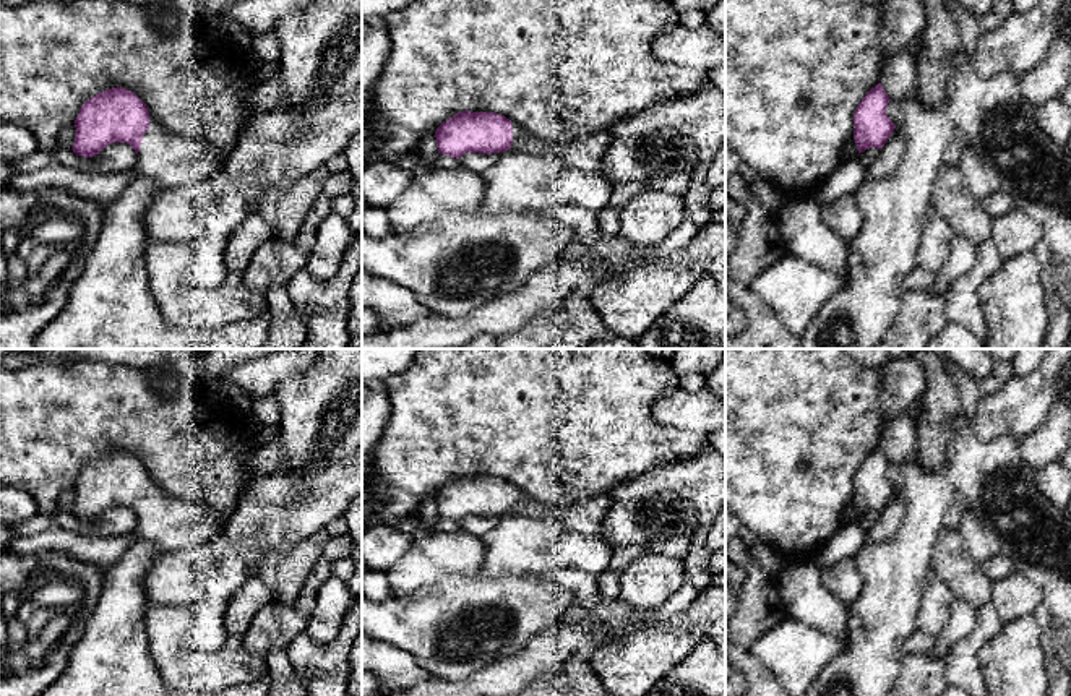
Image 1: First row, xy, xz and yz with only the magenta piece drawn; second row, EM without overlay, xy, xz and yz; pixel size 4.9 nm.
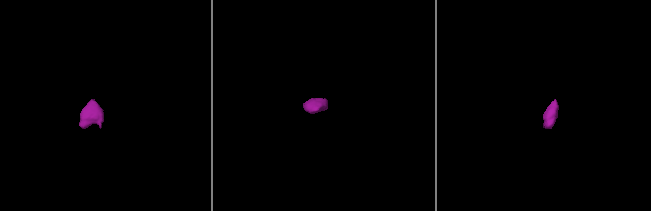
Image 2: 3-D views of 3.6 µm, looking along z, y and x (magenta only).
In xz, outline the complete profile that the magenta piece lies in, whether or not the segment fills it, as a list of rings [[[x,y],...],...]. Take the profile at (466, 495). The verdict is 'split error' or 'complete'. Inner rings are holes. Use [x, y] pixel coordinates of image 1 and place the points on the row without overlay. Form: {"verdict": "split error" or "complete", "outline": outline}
{"verdict": "split error", "outline": [[[469,474],[458,475],[443,485],[435,501],[438,516],[456,522],[466,516],[505,516],[514,505],[537,503],[505,479]]]}

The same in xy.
{"verdict": "split error", "outline": [[[120,449],[88,462],[75,492],[75,518],[92,521],[112,506],[127,506],[138,518],[135,542],[149,542],[159,553],[209,542],[221,531],[221,519],[213,509],[174,498],[149,480],[135,456]]]}

